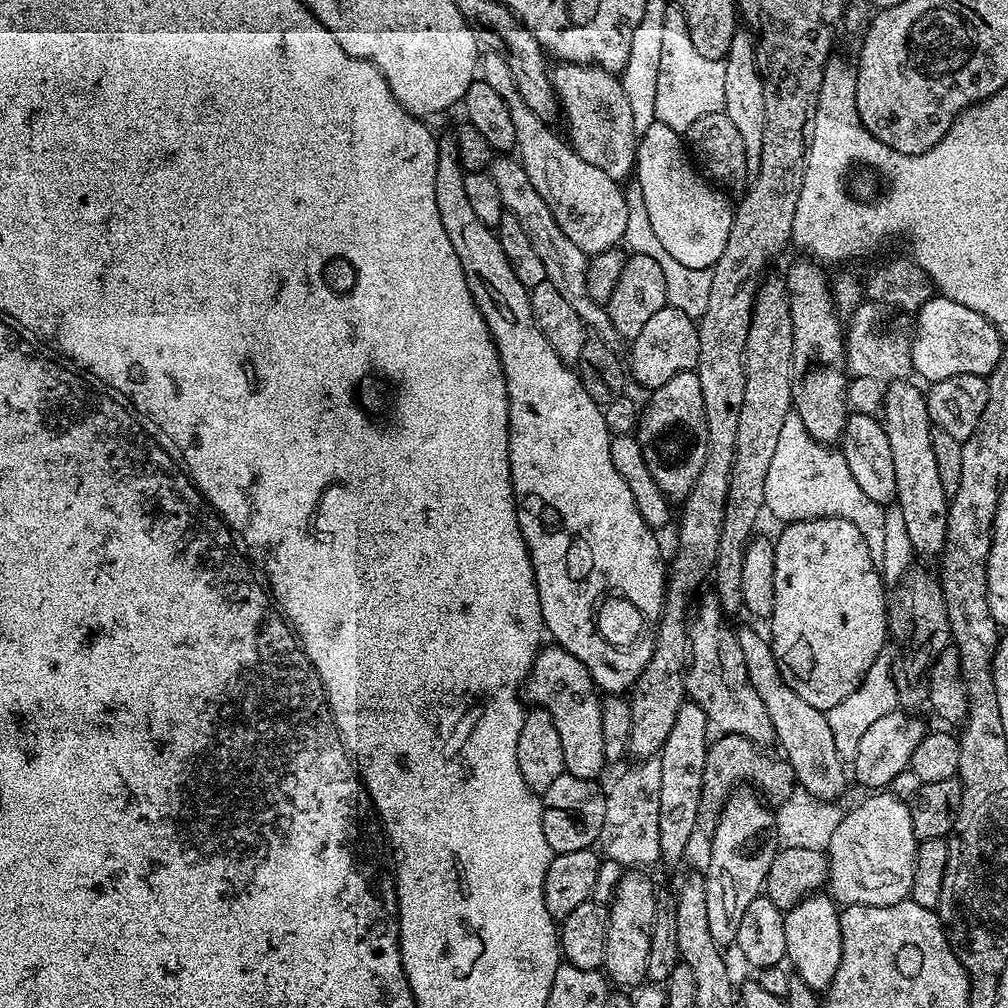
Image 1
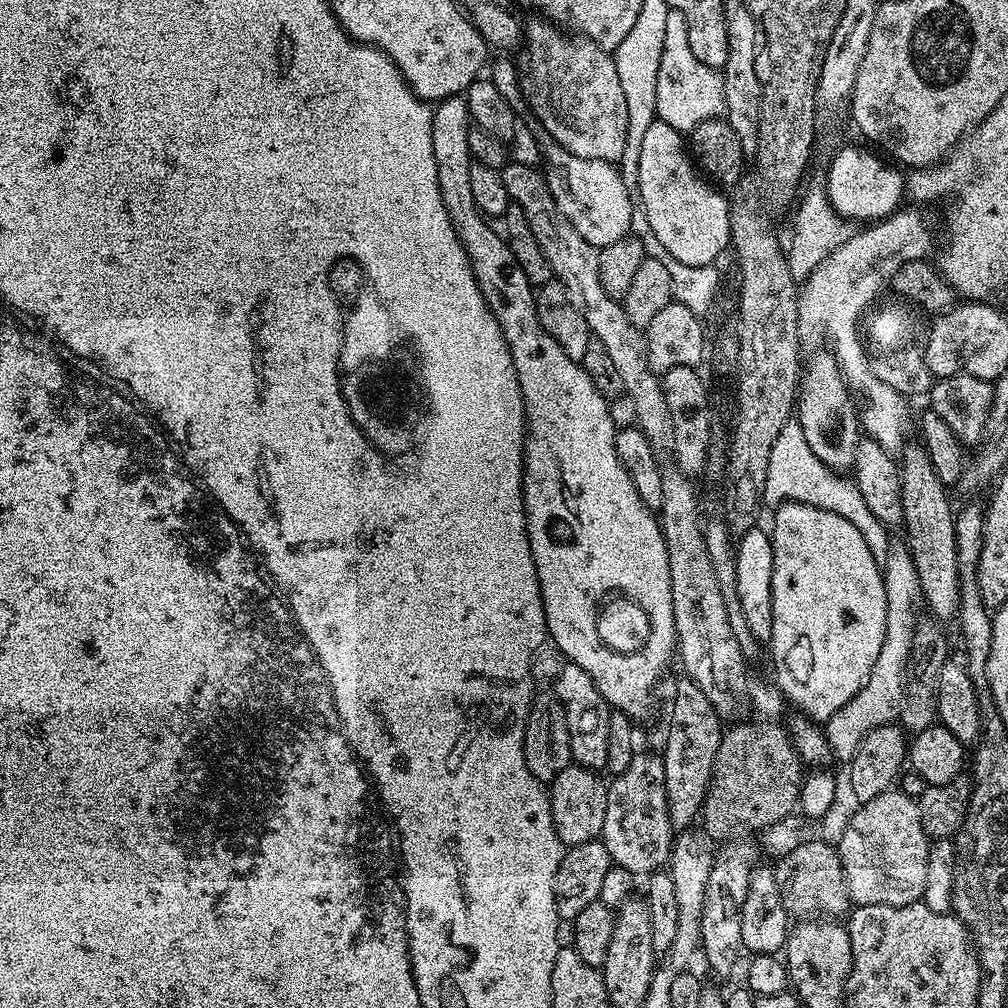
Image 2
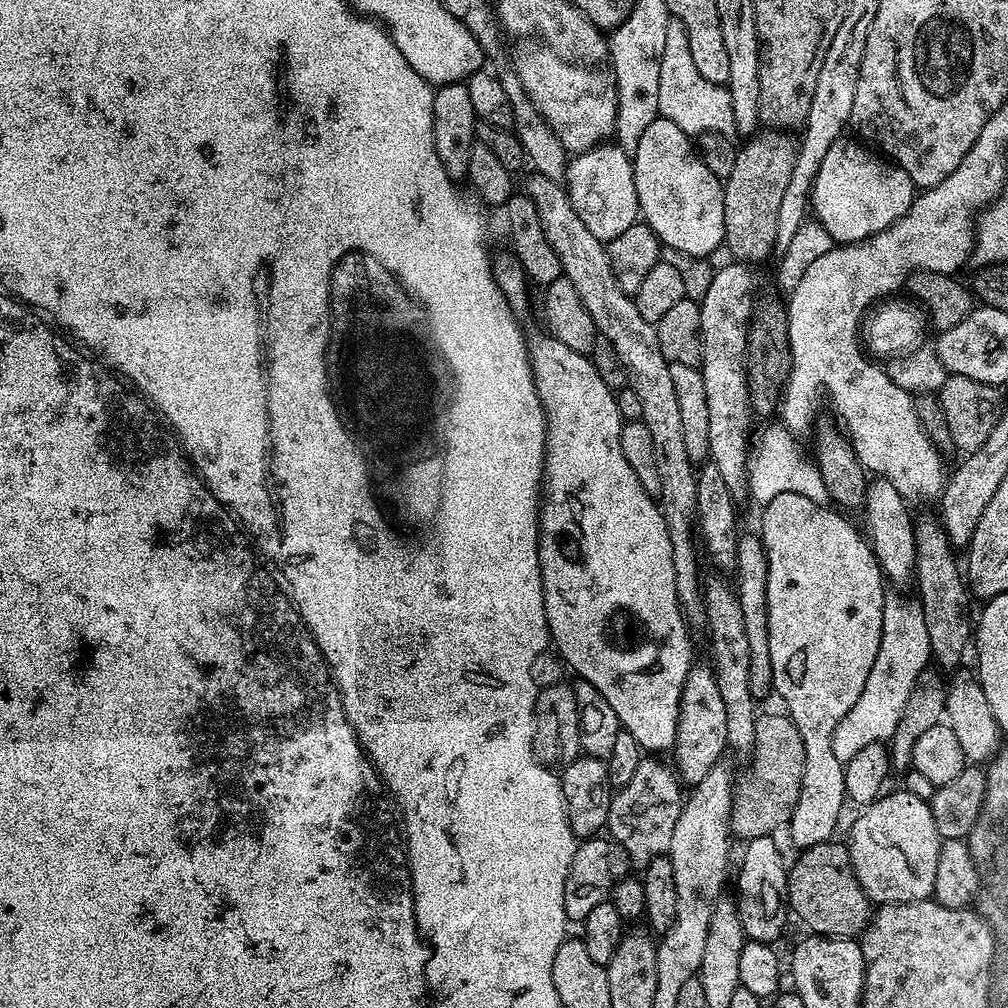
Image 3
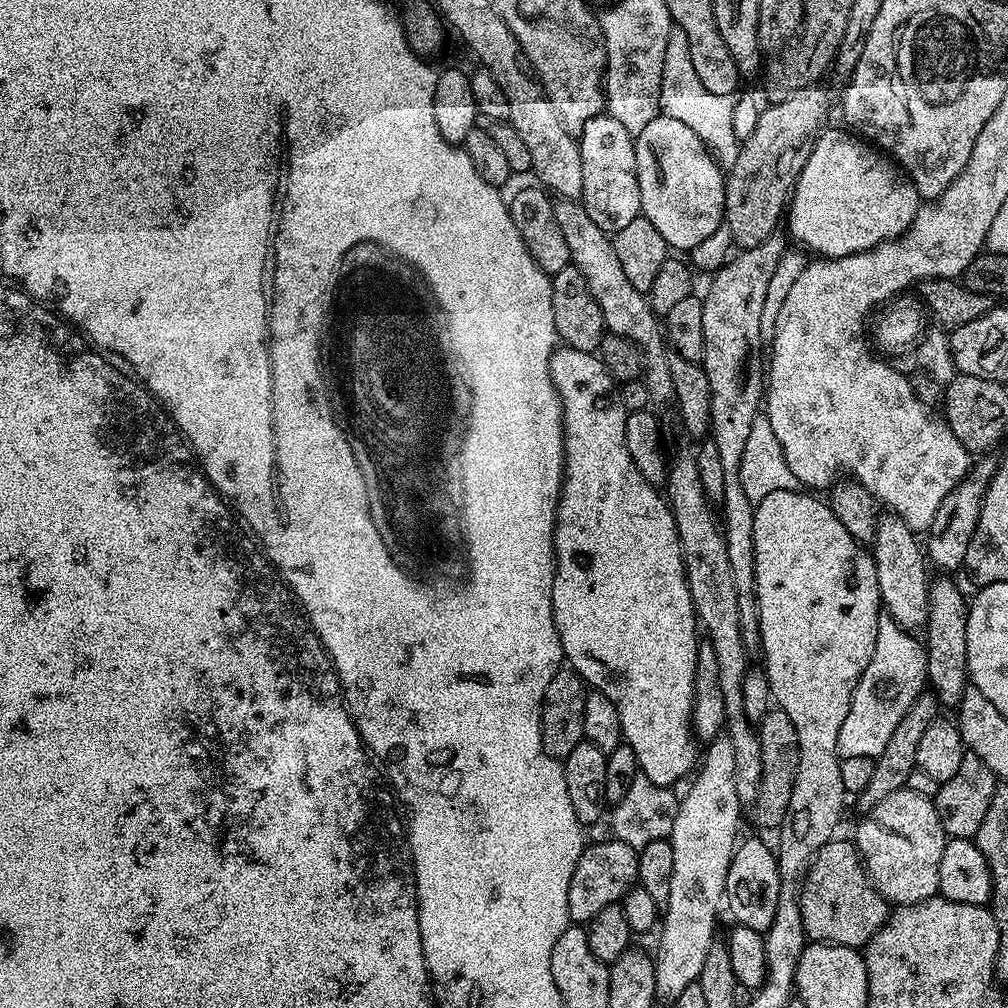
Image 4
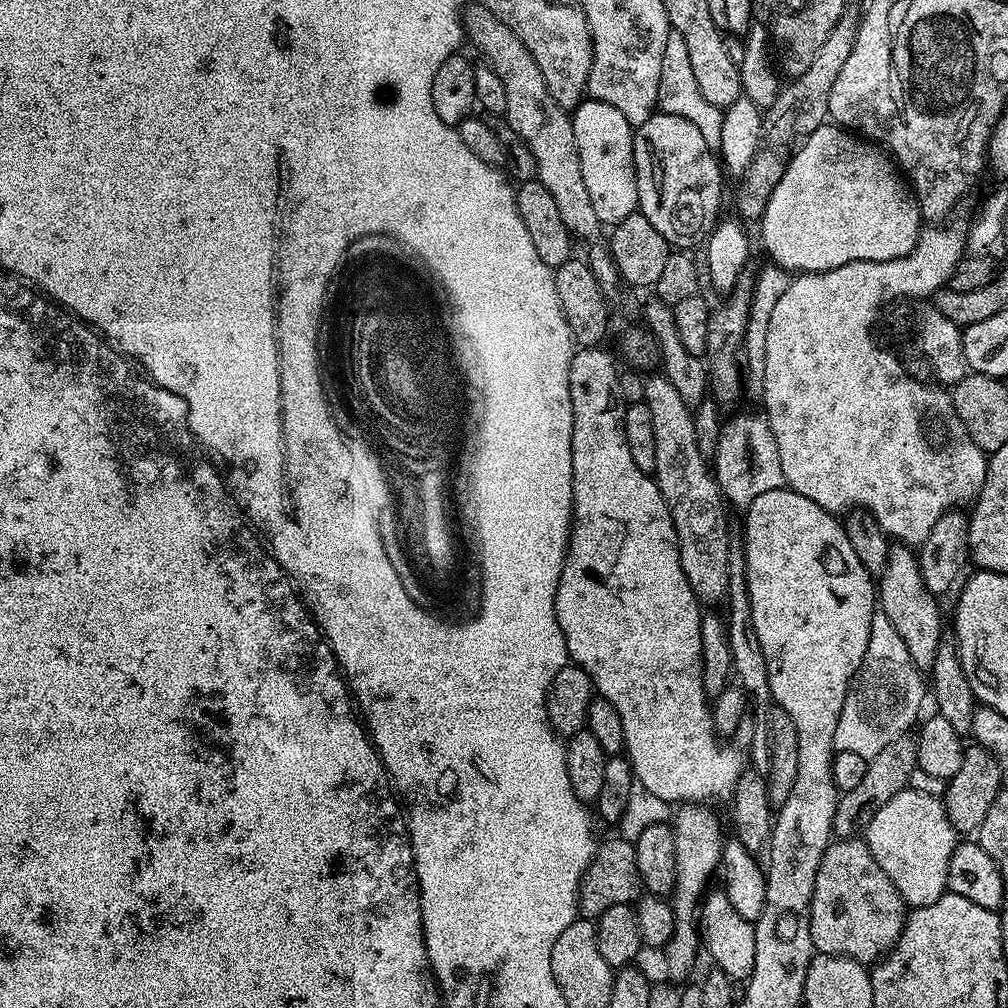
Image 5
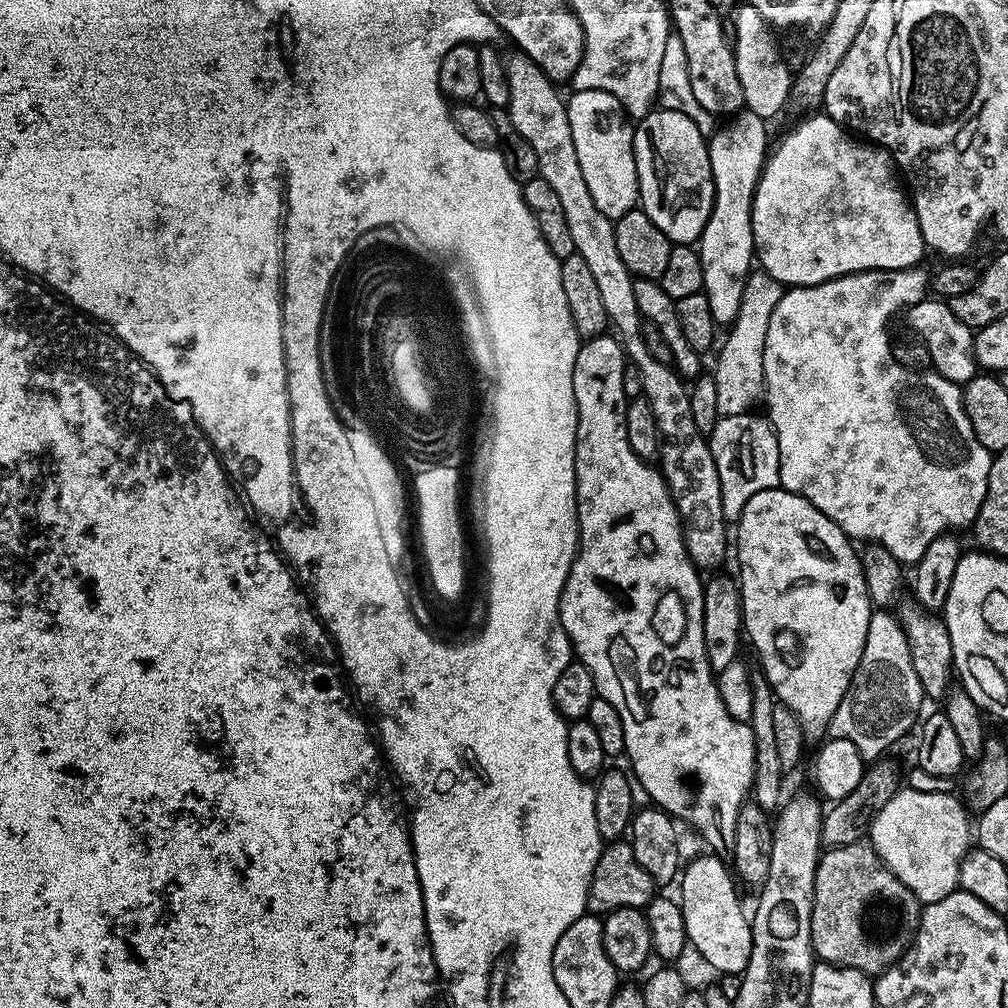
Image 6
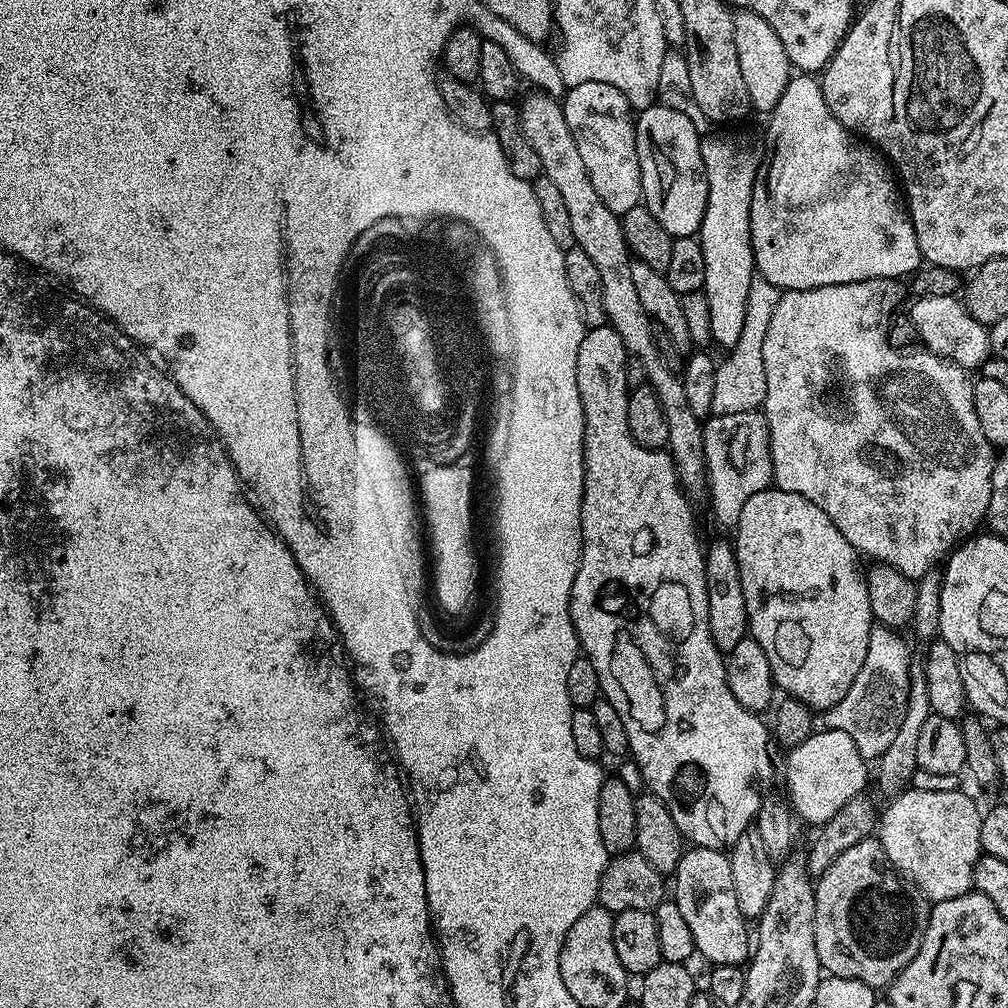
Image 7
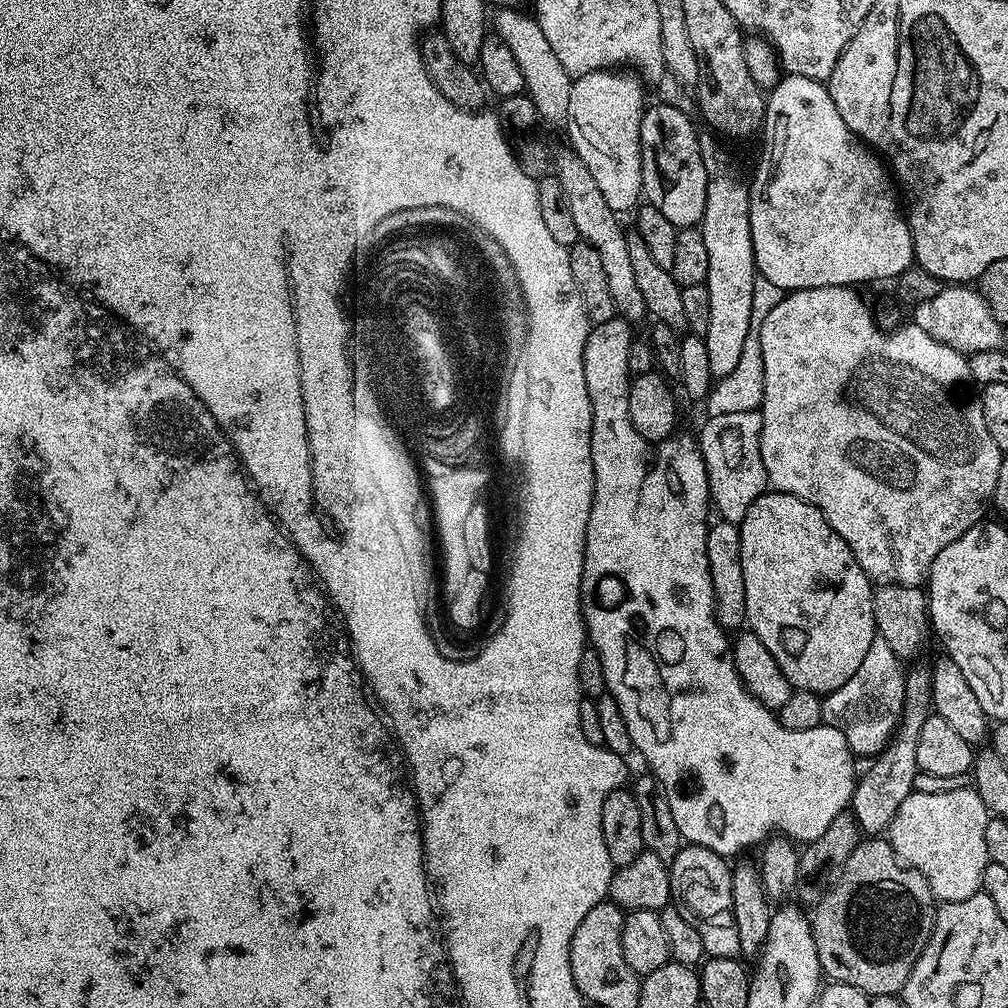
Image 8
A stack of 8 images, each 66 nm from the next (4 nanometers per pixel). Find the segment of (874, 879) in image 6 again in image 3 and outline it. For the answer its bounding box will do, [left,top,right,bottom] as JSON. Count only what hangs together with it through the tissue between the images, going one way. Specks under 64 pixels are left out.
[786,842,870,938]

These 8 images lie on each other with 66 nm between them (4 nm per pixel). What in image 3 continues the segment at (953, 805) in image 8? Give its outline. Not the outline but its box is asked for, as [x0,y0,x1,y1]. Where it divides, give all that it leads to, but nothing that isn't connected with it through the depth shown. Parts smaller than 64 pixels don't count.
[846,790,941,906]

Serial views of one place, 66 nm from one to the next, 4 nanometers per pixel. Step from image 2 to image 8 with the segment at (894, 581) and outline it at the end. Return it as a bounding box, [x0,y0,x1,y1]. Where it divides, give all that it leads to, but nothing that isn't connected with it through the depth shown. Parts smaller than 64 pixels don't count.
[823,638,906,757]

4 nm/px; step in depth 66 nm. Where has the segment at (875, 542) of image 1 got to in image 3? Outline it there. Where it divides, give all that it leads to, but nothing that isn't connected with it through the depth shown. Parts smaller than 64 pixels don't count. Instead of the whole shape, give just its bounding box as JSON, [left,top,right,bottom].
[748,422,829,506]

